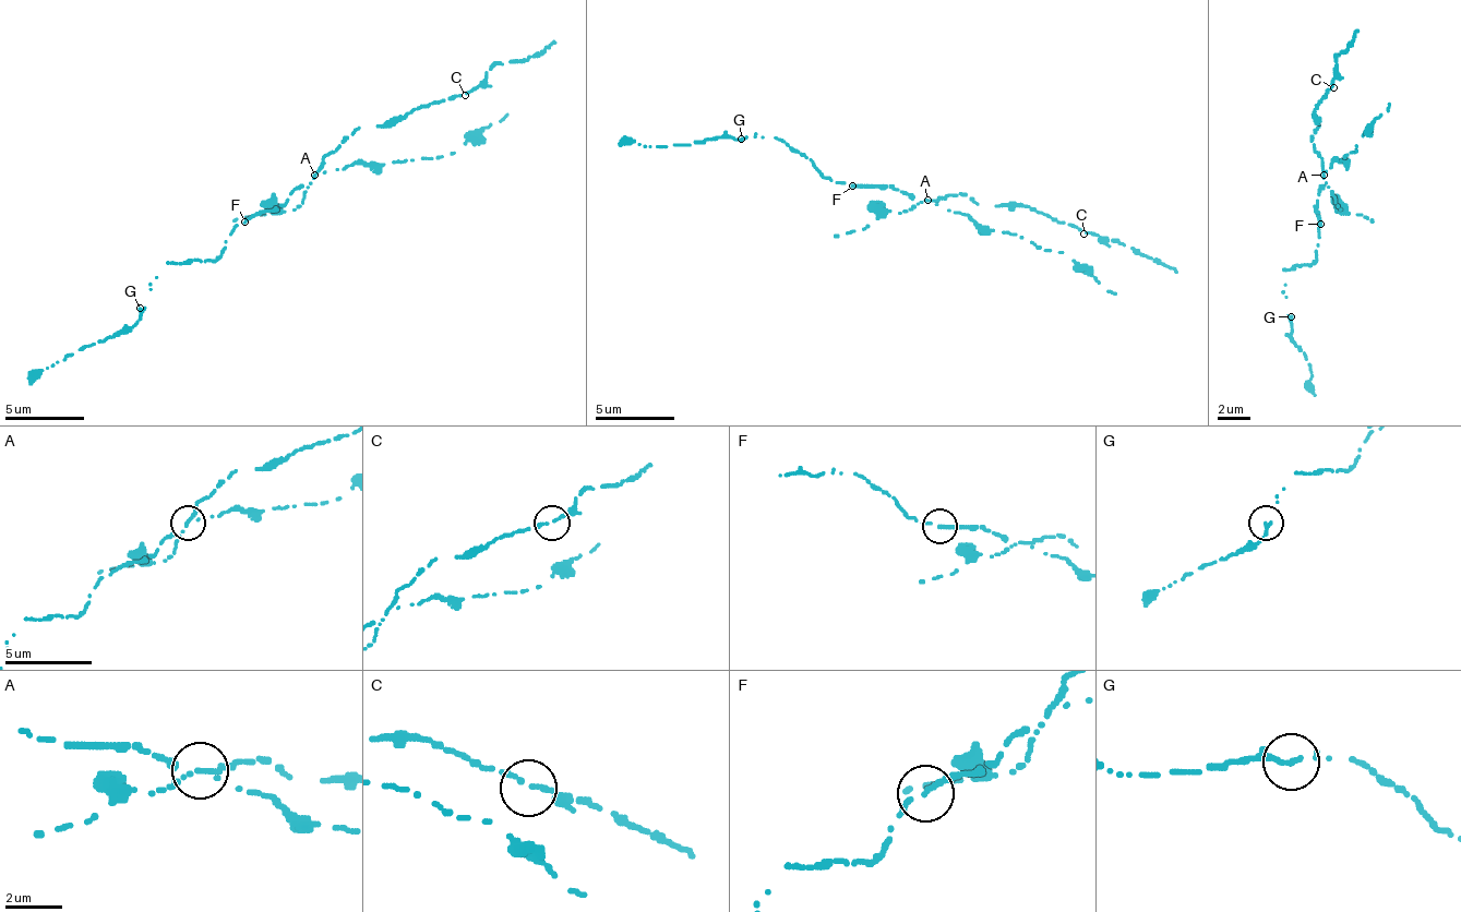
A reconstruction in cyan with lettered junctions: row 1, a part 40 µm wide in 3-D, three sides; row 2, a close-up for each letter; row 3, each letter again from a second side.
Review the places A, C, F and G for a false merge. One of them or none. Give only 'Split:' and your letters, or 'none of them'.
Split: A

